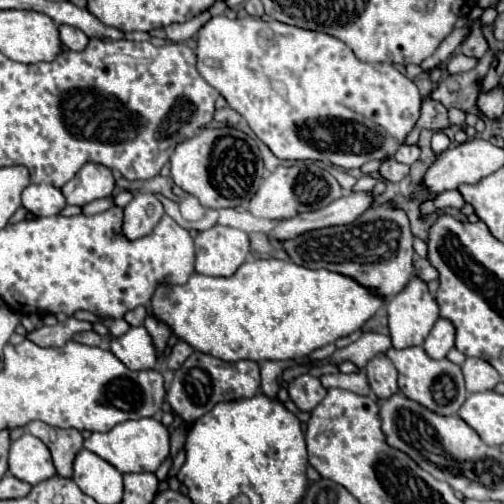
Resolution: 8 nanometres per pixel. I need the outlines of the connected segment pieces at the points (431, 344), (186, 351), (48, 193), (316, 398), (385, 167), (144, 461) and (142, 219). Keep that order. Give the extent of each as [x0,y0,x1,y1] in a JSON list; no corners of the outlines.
[[422,319,454,359],[168,341,194,371],[22,185,64,217],[288,373,326,411],[380,159,408,181],[84,417,170,473],[122,193,164,241]]

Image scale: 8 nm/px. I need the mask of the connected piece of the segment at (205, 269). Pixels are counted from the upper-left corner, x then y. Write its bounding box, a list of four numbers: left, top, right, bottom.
[194,227,248,277]

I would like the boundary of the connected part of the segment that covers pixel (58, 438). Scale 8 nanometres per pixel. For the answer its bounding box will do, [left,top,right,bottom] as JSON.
[26,421,82,477]

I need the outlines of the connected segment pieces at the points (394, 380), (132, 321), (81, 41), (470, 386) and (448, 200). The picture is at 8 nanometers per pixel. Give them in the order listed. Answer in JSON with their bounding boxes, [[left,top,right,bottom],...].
[[364,353,398,399],[124,307,148,327],[58,25,88,51],[462,357,500,393],[422,191,464,213]]

